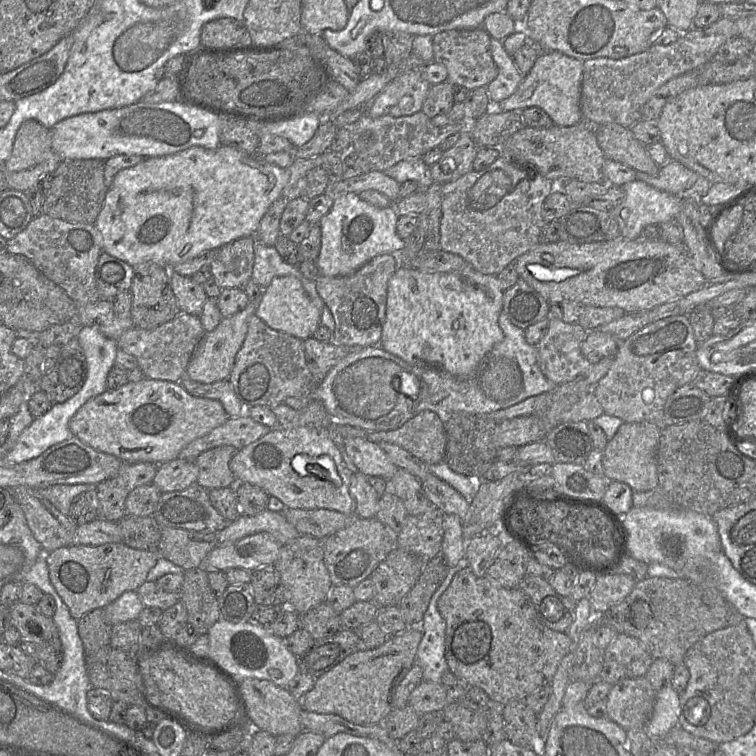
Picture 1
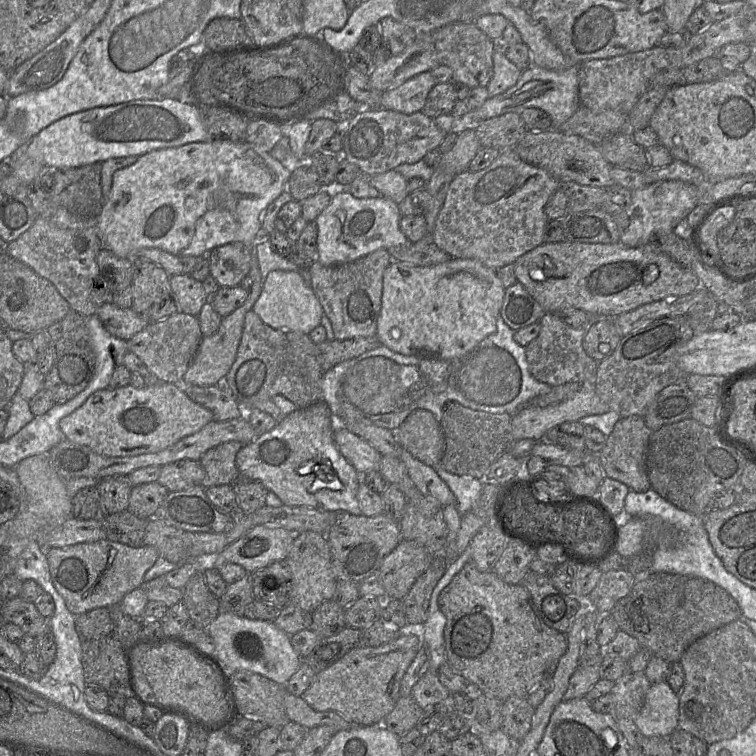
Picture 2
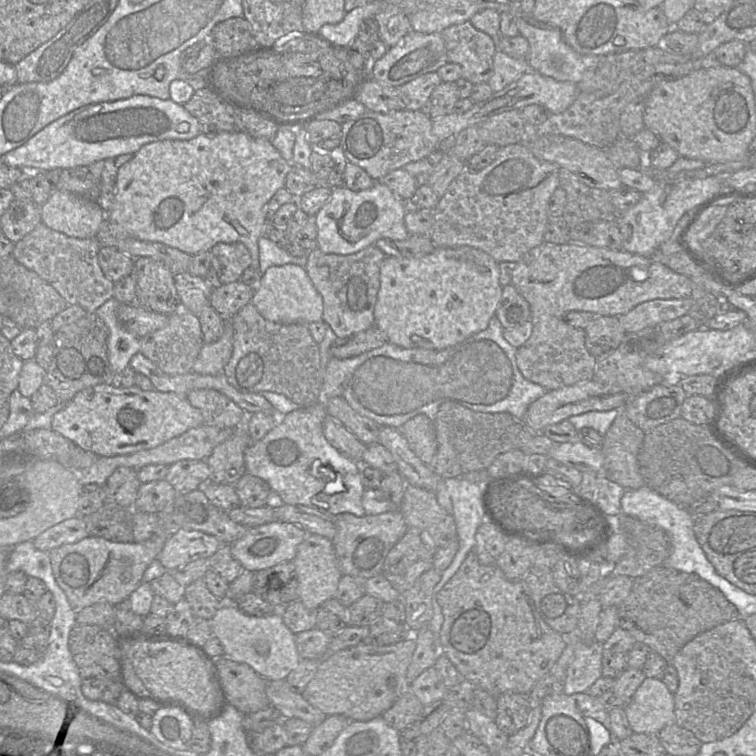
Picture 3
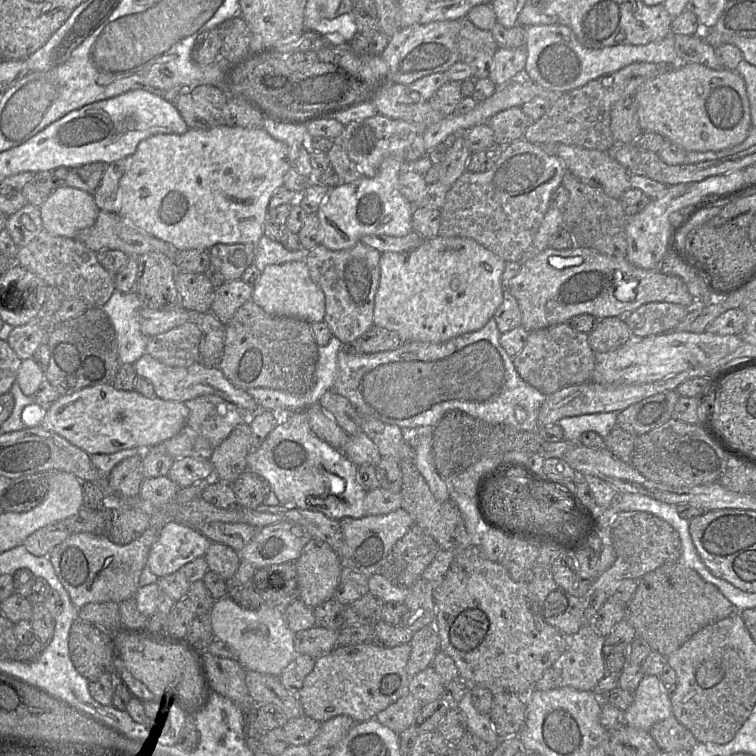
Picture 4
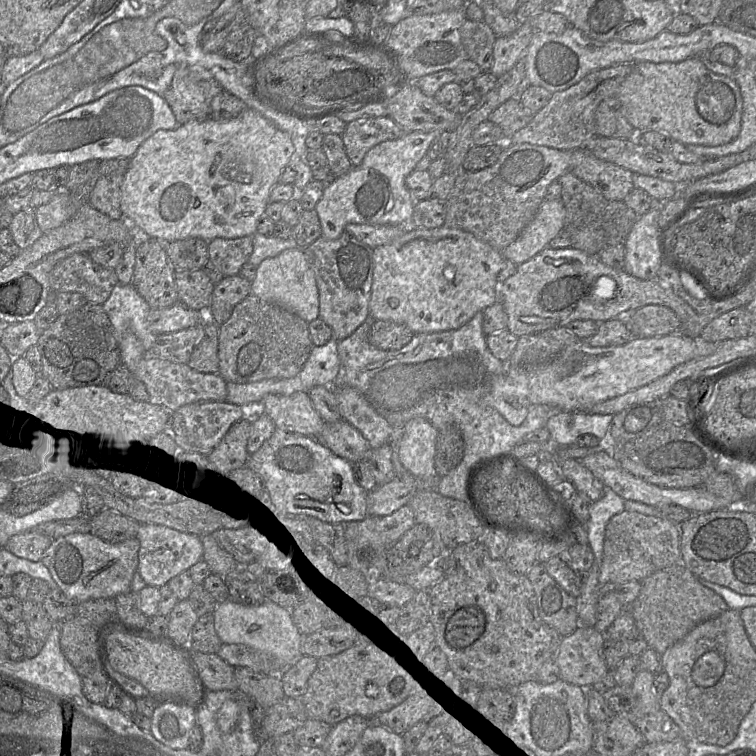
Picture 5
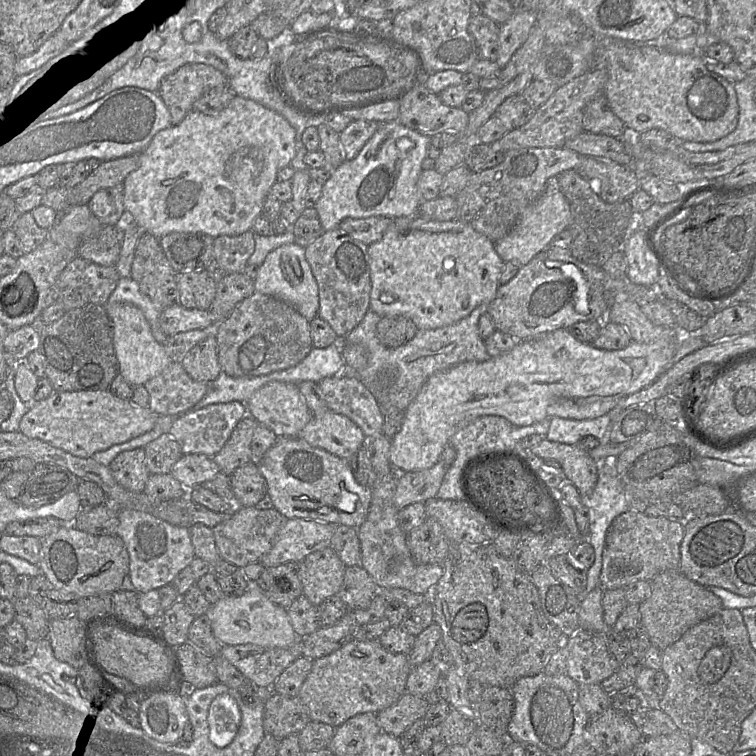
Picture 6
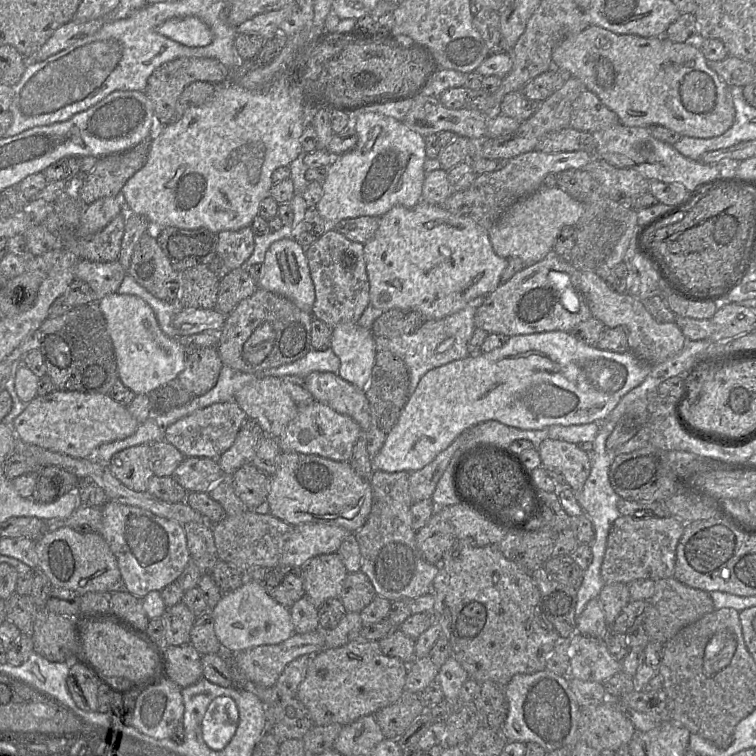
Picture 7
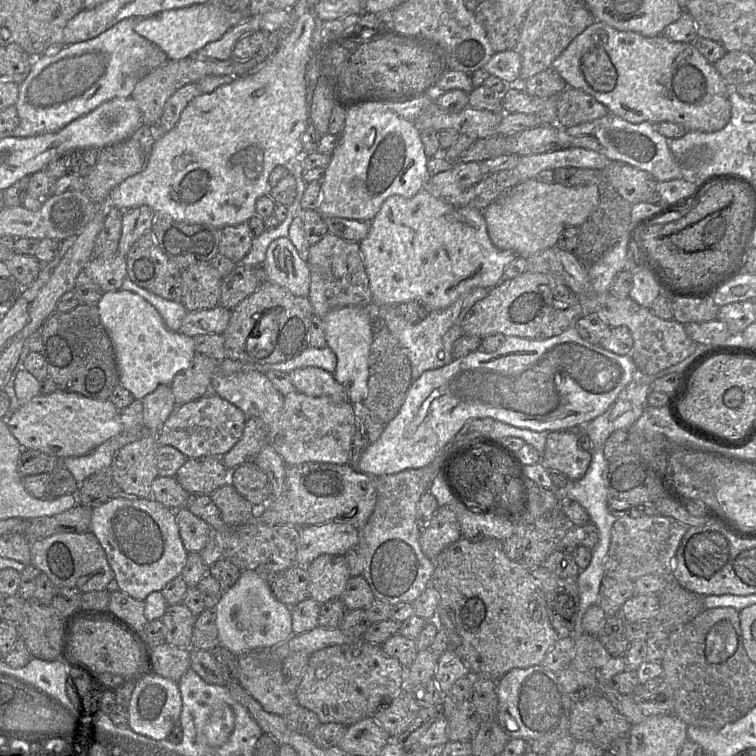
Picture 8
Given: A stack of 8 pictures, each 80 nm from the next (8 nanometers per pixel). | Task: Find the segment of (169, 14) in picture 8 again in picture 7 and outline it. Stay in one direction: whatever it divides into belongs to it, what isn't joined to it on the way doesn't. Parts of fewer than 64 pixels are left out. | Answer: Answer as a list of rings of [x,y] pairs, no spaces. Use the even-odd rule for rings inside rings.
[[[193,16],[167,20],[157,28],[157,32],[187,47],[204,47],[213,40],[210,28]]]

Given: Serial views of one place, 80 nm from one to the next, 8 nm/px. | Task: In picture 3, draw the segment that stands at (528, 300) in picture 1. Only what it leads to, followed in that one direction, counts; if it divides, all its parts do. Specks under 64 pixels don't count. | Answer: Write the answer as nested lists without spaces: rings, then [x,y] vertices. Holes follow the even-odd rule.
[[[512,284],[503,287],[495,317],[504,329],[516,328],[531,319],[529,303]]]

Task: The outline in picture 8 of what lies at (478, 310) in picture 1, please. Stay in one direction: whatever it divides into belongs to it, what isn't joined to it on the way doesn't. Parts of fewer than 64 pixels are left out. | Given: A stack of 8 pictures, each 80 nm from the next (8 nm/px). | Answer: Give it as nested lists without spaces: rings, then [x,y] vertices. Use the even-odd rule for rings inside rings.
[[[426,188],[421,189],[415,196],[405,198],[398,195],[388,197],[382,204],[378,213],[371,220],[370,230],[367,236],[359,242],[360,253],[363,258],[364,267],[369,278],[370,290],[372,293],[372,303],[378,306],[395,306],[397,304],[416,300],[422,302],[426,308],[432,311],[443,310],[452,305],[462,294],[476,287],[492,289],[502,281],[504,269],[517,257],[510,250],[500,250],[496,248],[487,232],[483,211],[465,206],[454,206],[448,204],[434,195]]]

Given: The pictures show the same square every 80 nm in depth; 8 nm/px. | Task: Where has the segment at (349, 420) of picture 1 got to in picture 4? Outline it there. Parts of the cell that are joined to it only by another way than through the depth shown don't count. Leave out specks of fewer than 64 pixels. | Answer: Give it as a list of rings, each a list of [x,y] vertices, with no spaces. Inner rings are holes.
[[[492,317],[480,330],[463,334],[442,343],[405,342],[391,351],[355,353],[343,346],[337,356],[337,372],[331,391],[345,397],[360,416],[370,416],[403,430],[434,428],[445,413],[462,411],[487,423],[504,424],[517,430],[537,431],[538,413],[547,395],[525,382],[513,364],[513,358],[499,343],[501,333]],[[516,407],[522,407],[526,419],[517,421]]]

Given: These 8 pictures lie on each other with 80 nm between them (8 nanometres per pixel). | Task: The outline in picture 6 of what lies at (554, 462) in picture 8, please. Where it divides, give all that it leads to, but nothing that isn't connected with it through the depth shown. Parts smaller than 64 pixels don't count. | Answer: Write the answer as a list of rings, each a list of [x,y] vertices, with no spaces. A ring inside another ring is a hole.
[[[543,439],[532,447],[530,452],[541,459],[557,461],[566,478],[572,483],[582,497],[588,497],[598,480],[598,462],[593,460],[586,450],[578,444],[569,445]]]

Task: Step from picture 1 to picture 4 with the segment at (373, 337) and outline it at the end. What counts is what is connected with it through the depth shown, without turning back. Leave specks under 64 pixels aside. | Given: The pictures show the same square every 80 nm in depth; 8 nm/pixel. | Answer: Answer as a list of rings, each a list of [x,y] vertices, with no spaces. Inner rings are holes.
[[[360,241],[349,249],[333,251],[319,244],[305,252],[310,276],[325,297],[323,321],[333,336],[344,346],[349,345],[374,325],[373,310],[380,280],[381,253]]]

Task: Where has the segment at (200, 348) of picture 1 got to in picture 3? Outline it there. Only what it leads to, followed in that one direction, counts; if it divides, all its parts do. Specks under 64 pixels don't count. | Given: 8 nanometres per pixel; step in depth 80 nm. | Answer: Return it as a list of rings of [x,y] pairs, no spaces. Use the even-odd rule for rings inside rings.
[[[225,321],[223,335],[213,343],[204,343],[192,371],[203,375],[223,374],[233,352],[232,321]]]

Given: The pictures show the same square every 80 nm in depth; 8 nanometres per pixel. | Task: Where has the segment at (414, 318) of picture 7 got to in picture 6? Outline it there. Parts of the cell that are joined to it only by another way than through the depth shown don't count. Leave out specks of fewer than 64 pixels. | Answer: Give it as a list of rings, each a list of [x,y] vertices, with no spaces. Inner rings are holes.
[[[402,315],[381,317],[376,326],[378,340],[389,348],[404,345],[415,336],[417,331],[415,323]]]

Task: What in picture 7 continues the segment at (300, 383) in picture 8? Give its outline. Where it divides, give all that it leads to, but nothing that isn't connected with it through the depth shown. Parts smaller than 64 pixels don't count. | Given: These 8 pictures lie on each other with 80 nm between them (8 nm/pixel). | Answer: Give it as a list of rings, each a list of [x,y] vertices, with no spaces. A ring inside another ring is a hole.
[[[313,372],[304,382],[315,401],[352,418],[362,431],[368,430],[373,421],[365,392],[331,372]]]

